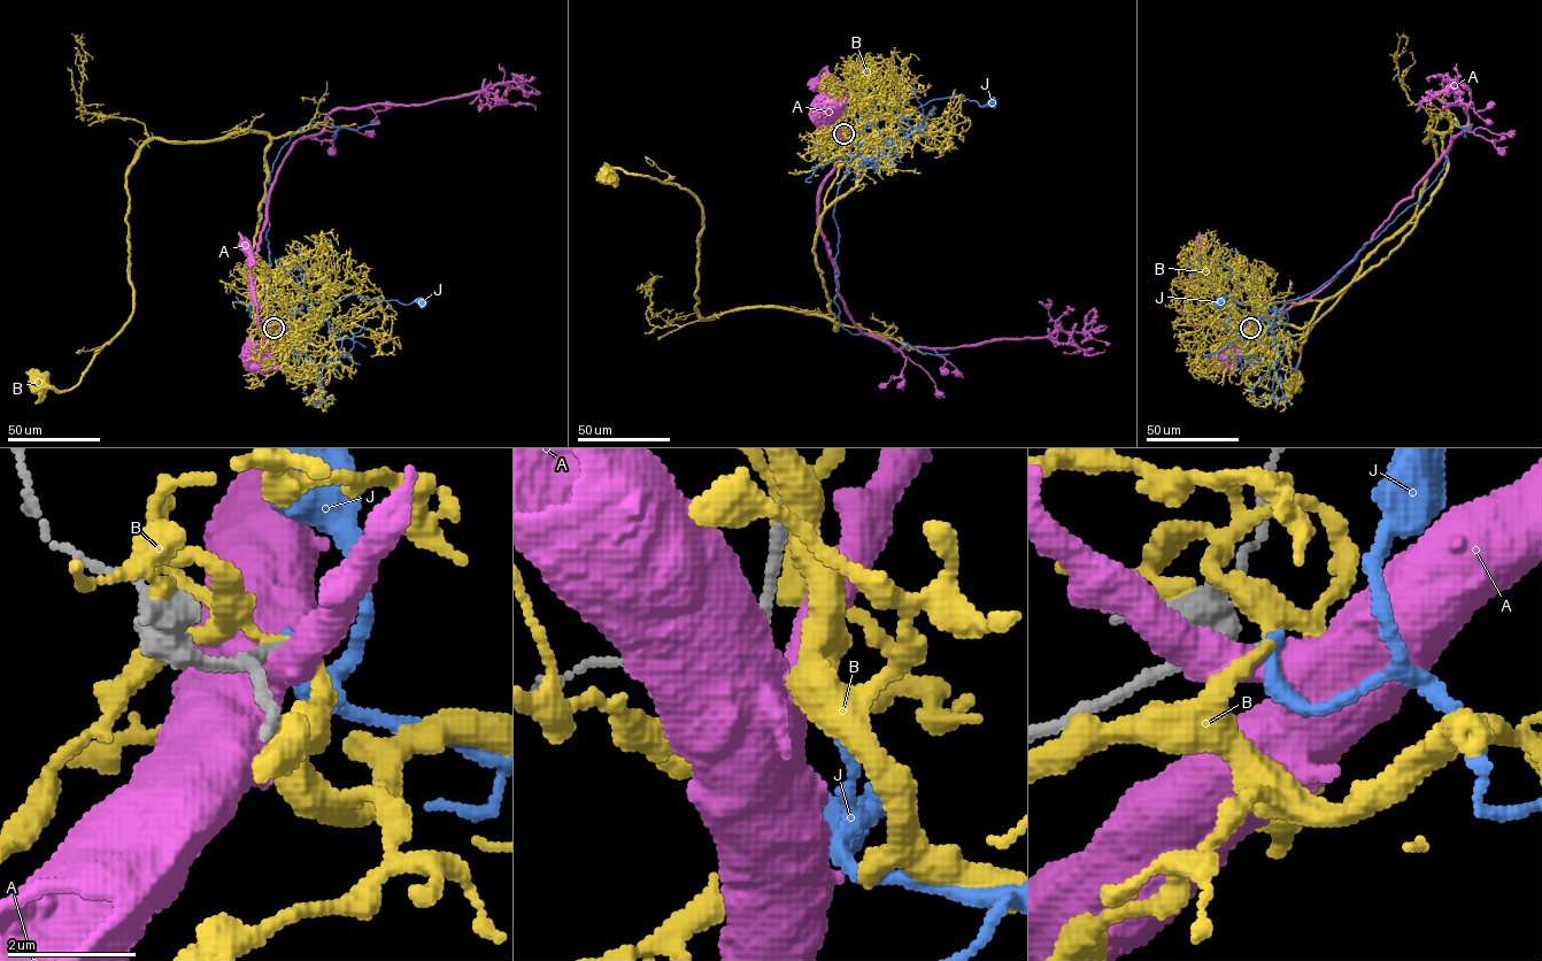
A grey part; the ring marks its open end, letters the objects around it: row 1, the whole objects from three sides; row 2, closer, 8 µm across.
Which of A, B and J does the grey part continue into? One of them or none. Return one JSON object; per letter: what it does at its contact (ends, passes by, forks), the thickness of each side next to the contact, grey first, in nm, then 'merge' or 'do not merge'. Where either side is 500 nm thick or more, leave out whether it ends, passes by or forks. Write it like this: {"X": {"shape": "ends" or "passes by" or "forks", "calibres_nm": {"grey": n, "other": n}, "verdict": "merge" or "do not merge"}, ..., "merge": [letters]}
{"A": {"calibres_nm": {"grey": 170, "other": 550}, "verdict": "do not merge"}, "B": {"shape": "forks", "calibres_nm": {"grey": 150, "other": 240}, "verdict": "do not merge"}, "J": {"shape": "ends", "calibres_nm": {"grey": 180, "other": 240}, "verdict": "merge"}, "merge": ["J"]}

